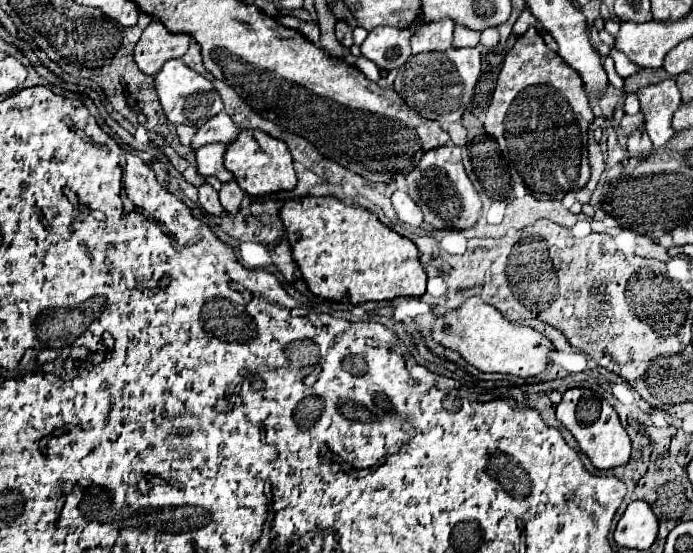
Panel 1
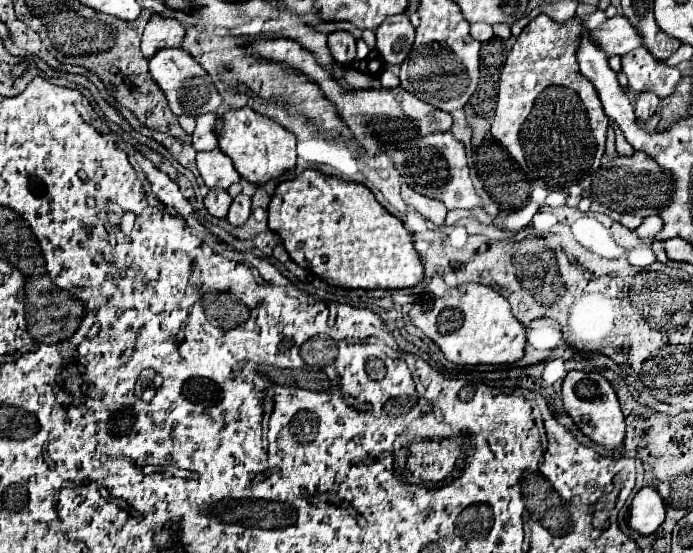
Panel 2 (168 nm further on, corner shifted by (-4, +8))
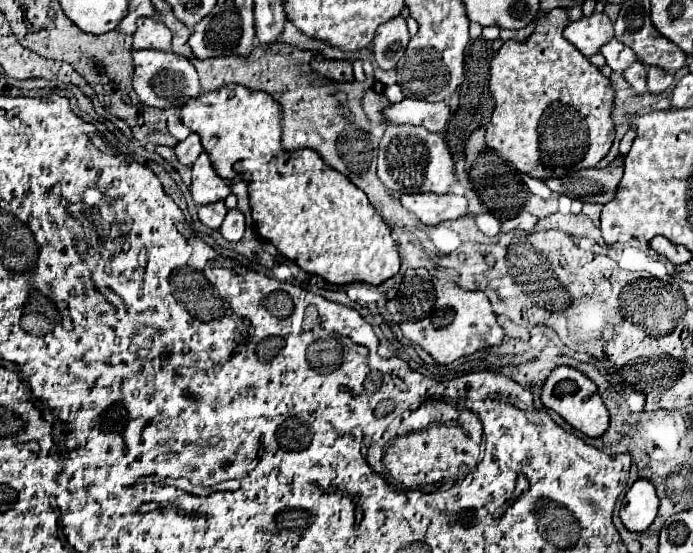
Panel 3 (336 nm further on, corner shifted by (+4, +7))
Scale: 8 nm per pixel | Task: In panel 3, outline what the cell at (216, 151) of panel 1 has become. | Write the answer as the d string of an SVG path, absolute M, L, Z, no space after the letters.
M201 152L193 164L191 194L197 206L225 200L231 194L231 188L227 186L227 182L217 174L215 166L211 166L211 156L207 152Z

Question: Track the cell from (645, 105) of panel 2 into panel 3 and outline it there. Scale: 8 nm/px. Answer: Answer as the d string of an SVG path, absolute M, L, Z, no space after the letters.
M635 62L633 66L629 66L625 72L623 72L625 80L629 82L629 86L637 92L637 94L645 94L647 90L647 66Z

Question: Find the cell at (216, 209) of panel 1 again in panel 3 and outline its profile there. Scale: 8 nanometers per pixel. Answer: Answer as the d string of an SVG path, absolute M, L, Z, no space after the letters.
M213 202L213 204L207 204L207 206L199 206L199 220L209 226L209 228L219 228L223 218L227 214L227 208L225 208L225 202Z

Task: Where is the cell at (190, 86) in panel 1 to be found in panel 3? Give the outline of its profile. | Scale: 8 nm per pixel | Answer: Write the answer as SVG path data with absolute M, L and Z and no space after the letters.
M135 50L133 52L133 88L139 94L141 102L153 108L181 108L183 102L197 98L203 94L199 84L199 76L193 70L191 62L175 52L159 52L159 50Z

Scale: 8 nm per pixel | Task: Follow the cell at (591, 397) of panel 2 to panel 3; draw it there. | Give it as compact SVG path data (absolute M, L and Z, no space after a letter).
M557 366L549 378L543 384L541 402L555 410L567 424L571 424L575 430L583 432L589 438L599 438L609 428L609 412L597 392L597 386L593 380L589 380L583 372L571 368L571 366Z

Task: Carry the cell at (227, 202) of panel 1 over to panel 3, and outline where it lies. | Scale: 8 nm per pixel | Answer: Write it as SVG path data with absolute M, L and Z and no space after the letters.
M233 208L227 212L221 228L219 228L221 236L229 242L239 242L243 232L245 232L245 218L243 218L243 212L239 208Z

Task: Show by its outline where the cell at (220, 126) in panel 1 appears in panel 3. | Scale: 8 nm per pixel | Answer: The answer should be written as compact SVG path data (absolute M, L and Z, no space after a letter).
M195 132L189 134L185 140L181 140L181 142L175 146L175 154L177 154L177 158L179 158L185 166L191 166L191 164L197 160L199 152L203 152L203 146L201 146L201 138L199 138Z

